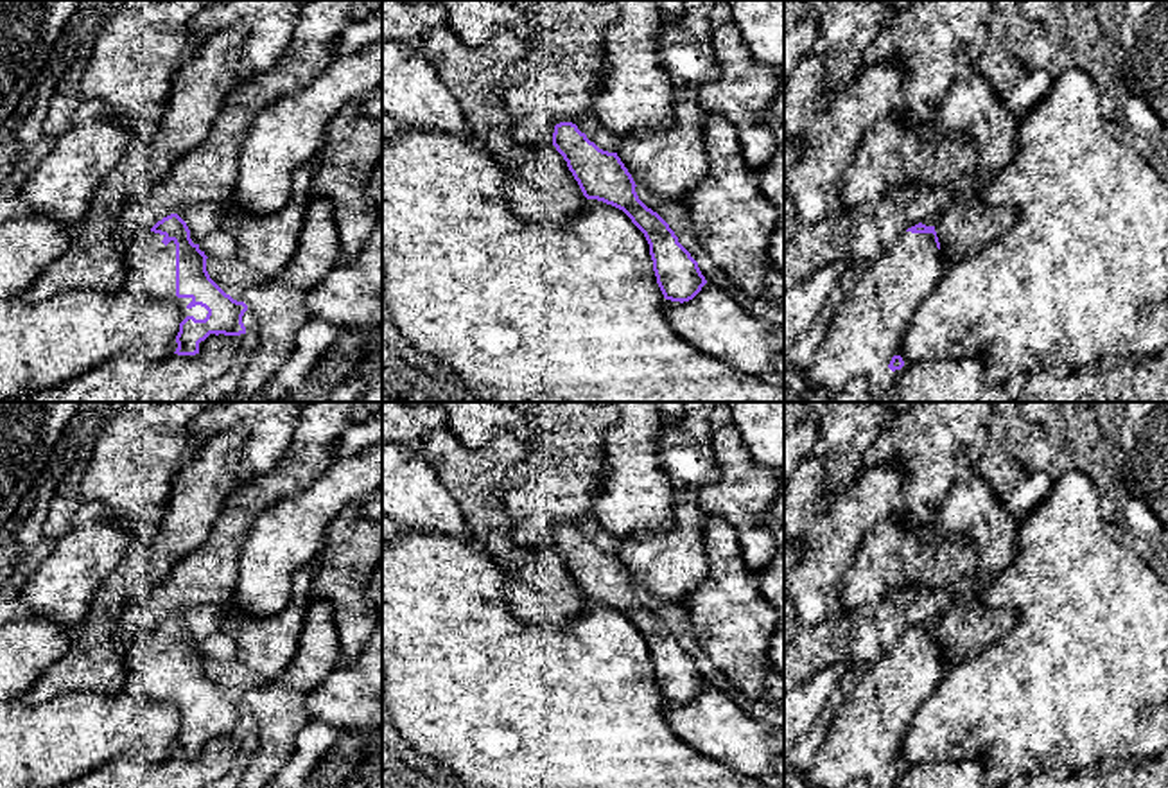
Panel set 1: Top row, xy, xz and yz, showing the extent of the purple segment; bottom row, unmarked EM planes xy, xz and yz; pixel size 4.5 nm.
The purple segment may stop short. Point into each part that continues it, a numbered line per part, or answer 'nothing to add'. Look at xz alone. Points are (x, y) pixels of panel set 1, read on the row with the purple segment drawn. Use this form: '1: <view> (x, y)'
1: xz (591, 126)

